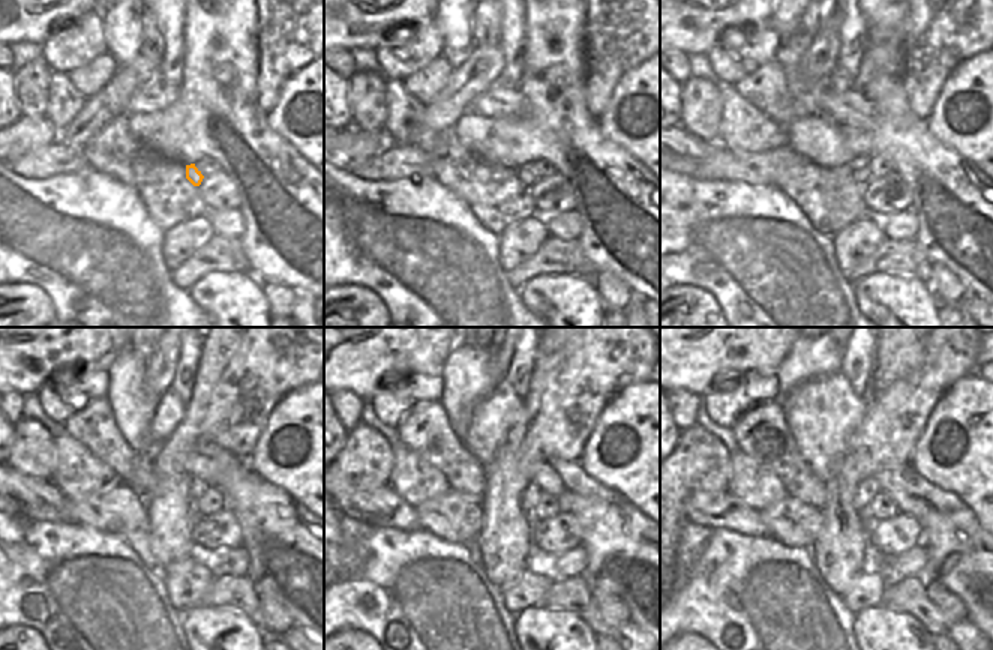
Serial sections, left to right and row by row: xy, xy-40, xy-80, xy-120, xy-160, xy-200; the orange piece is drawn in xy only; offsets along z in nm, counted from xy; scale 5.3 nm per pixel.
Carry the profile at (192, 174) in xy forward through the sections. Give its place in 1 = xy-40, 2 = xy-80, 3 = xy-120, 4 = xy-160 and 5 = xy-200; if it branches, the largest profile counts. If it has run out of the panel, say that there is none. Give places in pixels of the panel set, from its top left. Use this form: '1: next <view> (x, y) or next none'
1: next xy-40 (525, 173)
2: next xy-80 (861, 174)
3: next xy-120 (194, 497)
4: next xy-160 (531, 493)
5: next xy-200 (867, 490)

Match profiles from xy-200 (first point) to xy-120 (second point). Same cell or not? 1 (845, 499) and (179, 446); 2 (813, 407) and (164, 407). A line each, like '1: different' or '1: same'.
1: same
2: same

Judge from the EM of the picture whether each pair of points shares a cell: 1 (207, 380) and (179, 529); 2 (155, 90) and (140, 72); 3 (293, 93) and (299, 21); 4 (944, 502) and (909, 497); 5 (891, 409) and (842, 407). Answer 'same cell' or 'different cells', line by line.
1: same cell
2: different cells
3: different cells
4: same cell
5: different cells

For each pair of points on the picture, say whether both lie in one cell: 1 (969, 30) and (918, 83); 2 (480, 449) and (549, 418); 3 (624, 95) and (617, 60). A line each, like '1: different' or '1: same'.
1: same
2: different
3: different

